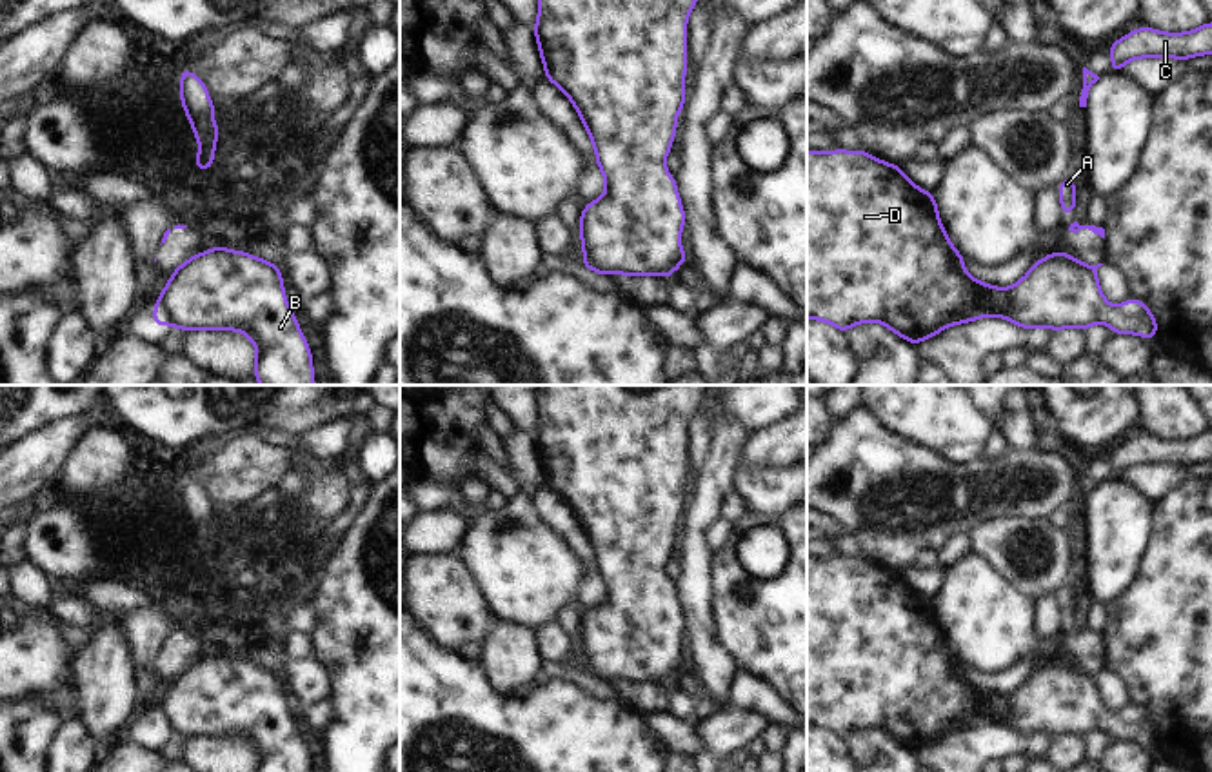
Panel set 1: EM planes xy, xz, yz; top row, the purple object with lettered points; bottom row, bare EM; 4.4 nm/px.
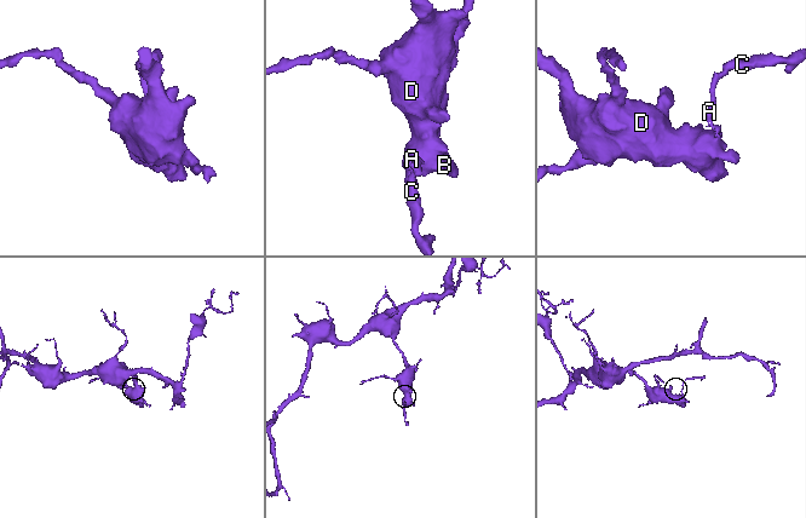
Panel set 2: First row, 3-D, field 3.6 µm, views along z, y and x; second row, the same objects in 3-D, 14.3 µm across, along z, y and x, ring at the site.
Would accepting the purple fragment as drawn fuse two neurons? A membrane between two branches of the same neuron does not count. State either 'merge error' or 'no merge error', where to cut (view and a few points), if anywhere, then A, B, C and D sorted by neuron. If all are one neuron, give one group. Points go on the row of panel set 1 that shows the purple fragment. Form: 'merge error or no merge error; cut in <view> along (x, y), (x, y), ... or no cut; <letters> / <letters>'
merge error; cut in xz along (584, 255), (604, 273); A C / B D

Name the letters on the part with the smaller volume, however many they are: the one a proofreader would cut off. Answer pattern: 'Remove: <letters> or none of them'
Remove: A, C

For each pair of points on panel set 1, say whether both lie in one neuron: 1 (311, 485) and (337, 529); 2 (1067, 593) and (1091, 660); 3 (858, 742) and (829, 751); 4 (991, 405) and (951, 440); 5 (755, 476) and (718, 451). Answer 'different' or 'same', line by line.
1: different
2: same
3: different
4: different
5: different

